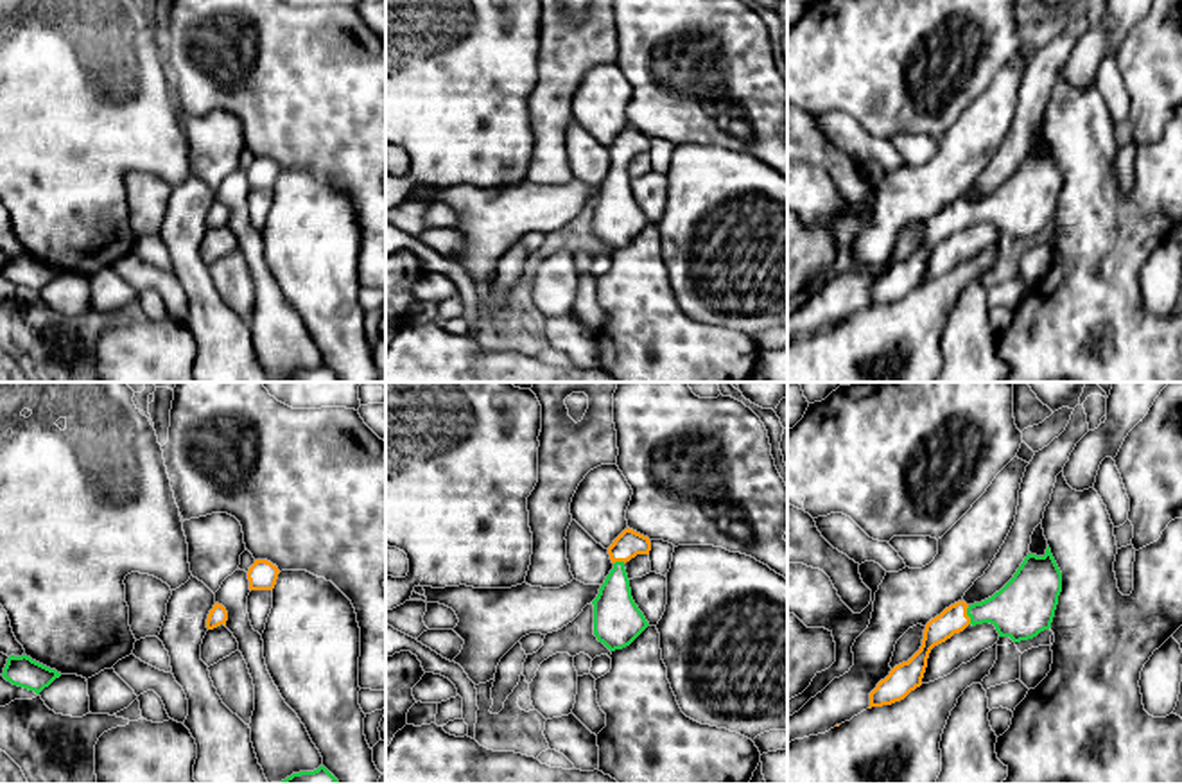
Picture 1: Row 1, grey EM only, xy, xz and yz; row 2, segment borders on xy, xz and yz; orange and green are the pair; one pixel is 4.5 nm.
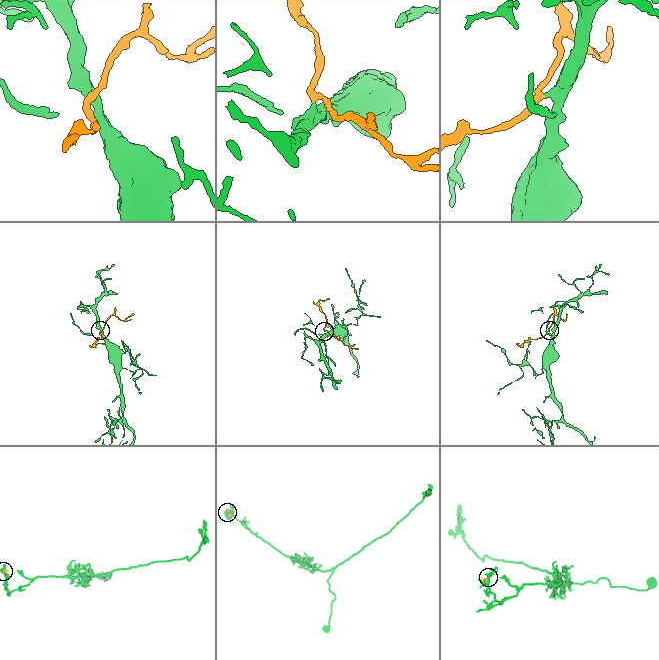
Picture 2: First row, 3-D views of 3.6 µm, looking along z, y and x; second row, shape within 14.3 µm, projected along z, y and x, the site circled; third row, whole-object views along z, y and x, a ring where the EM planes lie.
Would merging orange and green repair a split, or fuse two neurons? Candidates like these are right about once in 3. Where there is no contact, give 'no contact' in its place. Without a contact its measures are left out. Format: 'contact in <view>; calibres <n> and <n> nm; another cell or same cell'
contact in yz; calibres 120 and 260 nm; same cell

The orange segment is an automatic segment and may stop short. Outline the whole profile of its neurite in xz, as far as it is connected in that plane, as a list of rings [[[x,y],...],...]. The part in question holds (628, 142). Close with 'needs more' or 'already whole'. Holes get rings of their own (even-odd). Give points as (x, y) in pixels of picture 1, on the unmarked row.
[[[624,127],[608,145],[613,167],[599,187],[594,203],[594,233],[610,249],[630,244],[647,224],[644,212],[631,196],[624,161],[637,152],[649,152],[647,135]]]; needs more

